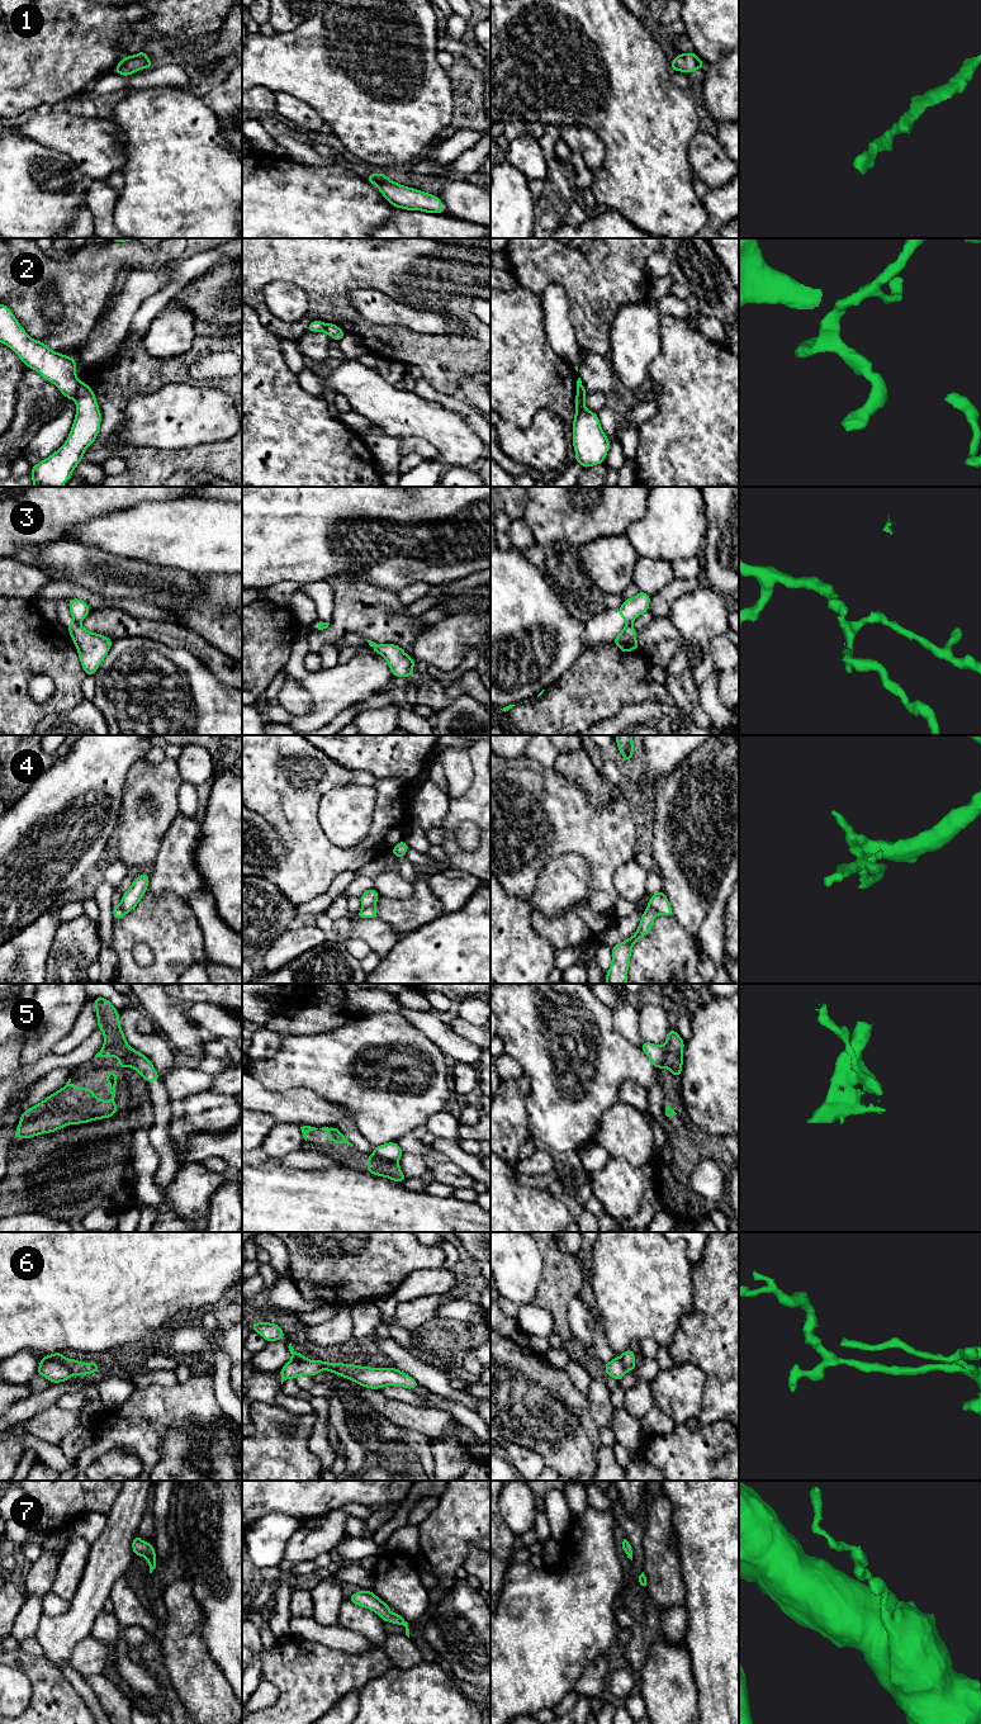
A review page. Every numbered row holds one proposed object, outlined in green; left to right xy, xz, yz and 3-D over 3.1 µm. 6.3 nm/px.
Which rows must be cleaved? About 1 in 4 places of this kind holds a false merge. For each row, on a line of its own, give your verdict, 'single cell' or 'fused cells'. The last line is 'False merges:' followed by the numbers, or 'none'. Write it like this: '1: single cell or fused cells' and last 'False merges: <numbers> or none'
1: single cell
2: fused cells
3: fused cells
4: fused cells
5: fused cells
6: fused cells
7: single cell
False merges: 2, 3, 4, 5, 6

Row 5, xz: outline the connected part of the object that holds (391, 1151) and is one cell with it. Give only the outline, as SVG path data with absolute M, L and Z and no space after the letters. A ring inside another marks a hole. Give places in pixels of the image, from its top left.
M389 1142L380 1146L374 1146L374 1155L379 1159L398 1162L403 1151L397 1142Z

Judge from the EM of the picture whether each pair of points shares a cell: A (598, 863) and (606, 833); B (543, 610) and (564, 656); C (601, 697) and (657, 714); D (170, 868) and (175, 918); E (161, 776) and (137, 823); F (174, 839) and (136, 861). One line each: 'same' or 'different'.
A: same
B: same
C: different
D: different
E: same
F: different

